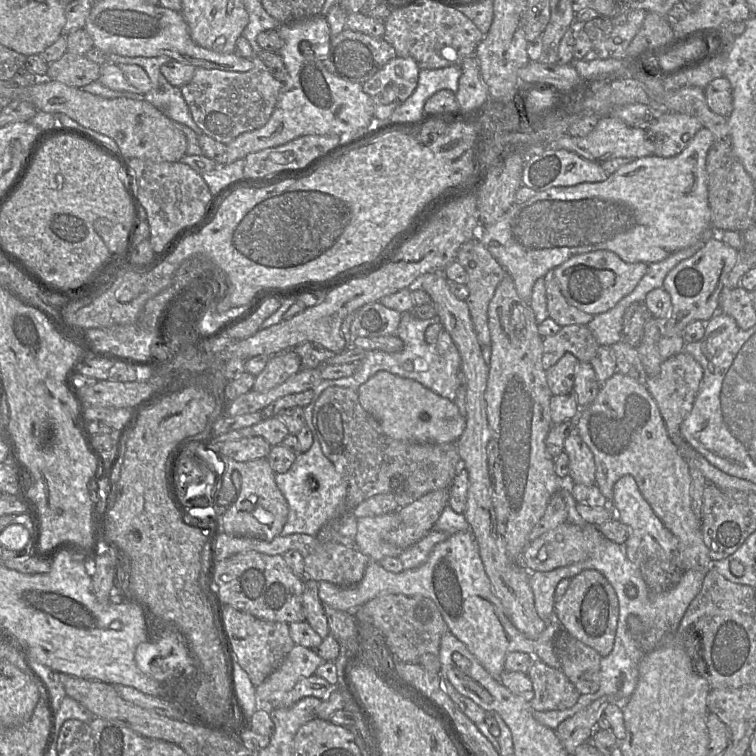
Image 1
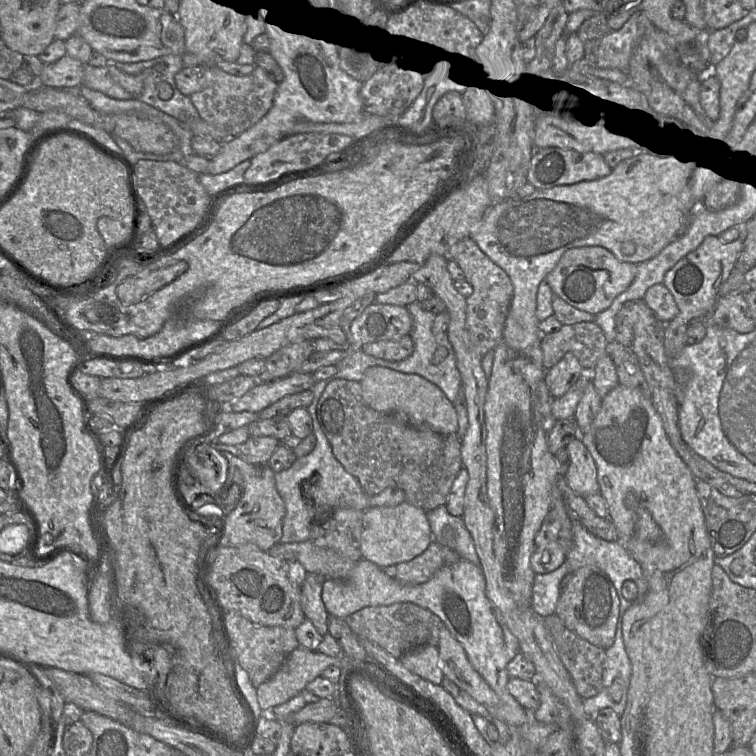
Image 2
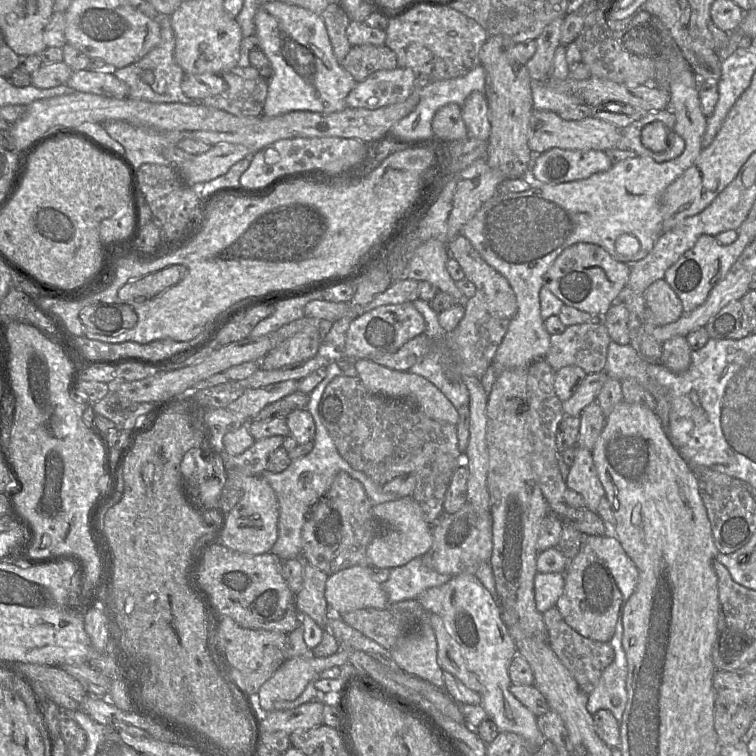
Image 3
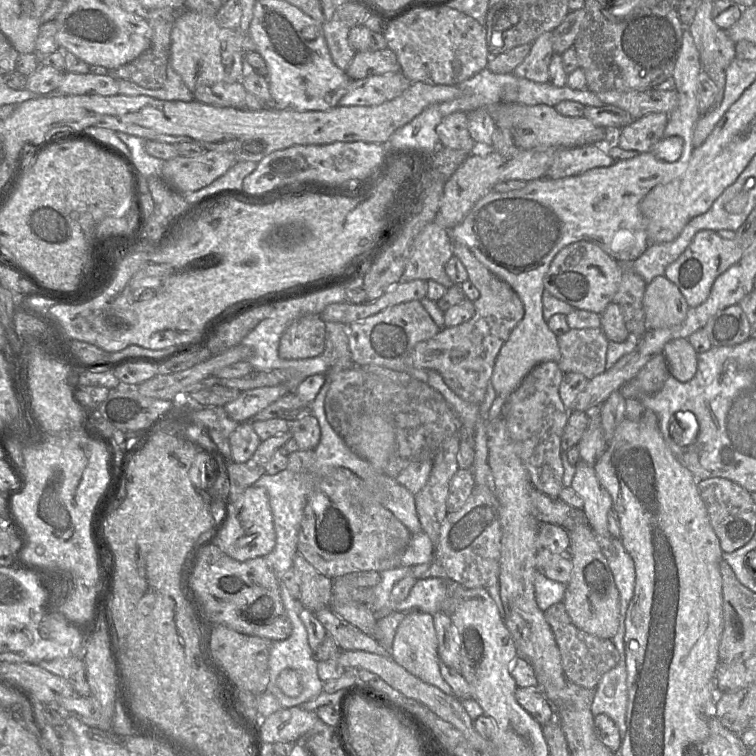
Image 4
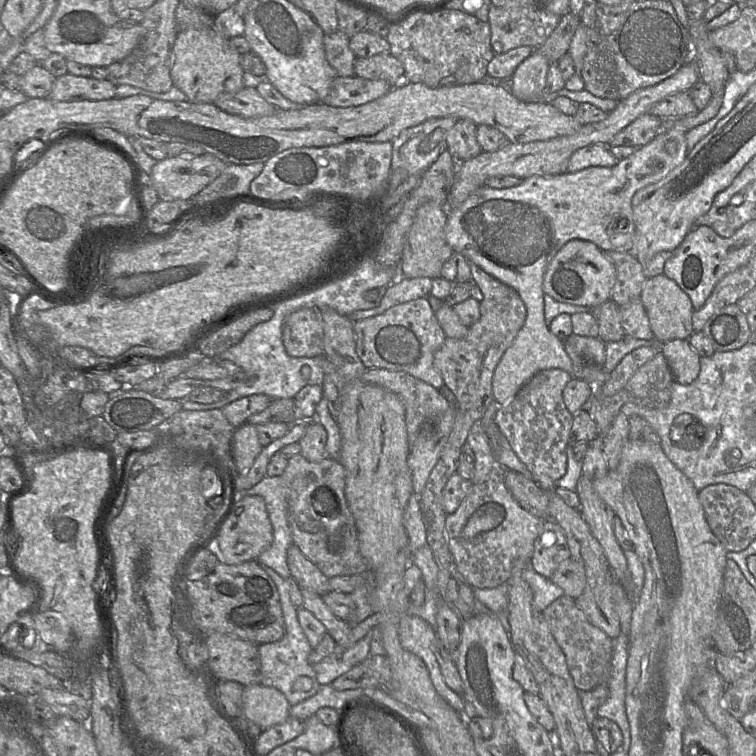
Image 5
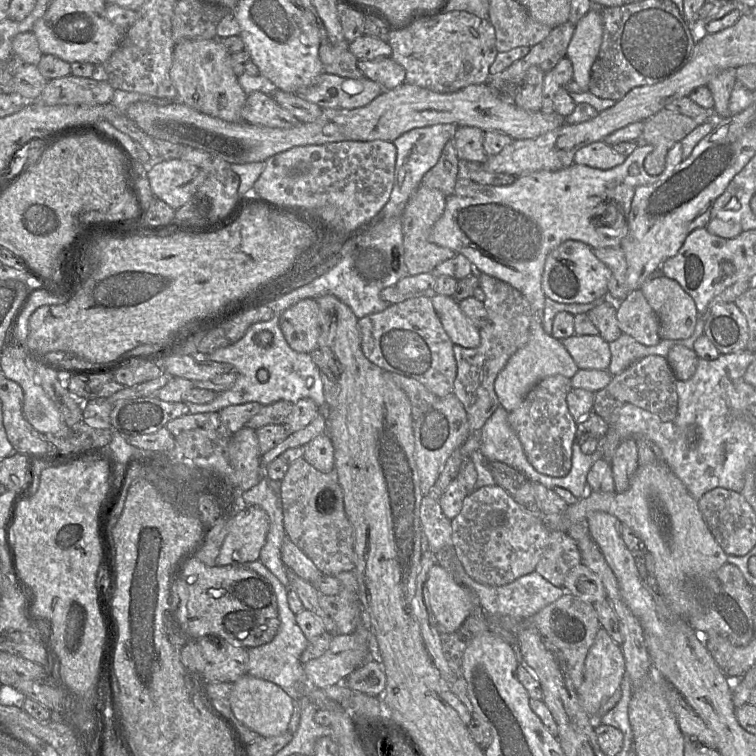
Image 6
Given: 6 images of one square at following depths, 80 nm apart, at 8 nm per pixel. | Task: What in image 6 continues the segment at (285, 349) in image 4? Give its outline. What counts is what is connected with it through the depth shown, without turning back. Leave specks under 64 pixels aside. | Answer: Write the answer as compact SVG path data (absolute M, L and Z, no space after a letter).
M302 299L284 310L280 315L280 328L296 352L311 353L318 348L321 327L317 299Z

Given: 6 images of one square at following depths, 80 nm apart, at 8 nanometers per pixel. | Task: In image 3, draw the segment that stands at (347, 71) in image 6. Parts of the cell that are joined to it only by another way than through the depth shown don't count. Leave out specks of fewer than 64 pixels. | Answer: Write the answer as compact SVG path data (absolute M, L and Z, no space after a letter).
M337 3L329 4L321 16L324 19L334 54L341 64L352 47L346 36L350 17Z

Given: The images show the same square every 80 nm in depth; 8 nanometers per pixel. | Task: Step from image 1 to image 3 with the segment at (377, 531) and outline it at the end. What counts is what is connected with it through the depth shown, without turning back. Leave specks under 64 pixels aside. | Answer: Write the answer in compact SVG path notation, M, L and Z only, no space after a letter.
M412 497L385 502L372 508L380 530L367 548L367 557L373 568L396 568L412 559L424 556L433 544L433 528L425 519L420 504Z

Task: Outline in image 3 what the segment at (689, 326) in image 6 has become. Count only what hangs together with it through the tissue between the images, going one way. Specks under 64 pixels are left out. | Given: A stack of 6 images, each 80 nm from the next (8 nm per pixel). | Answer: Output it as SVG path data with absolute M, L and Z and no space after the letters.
M664 278L653 282L644 298L657 326L675 322L684 314L681 300Z

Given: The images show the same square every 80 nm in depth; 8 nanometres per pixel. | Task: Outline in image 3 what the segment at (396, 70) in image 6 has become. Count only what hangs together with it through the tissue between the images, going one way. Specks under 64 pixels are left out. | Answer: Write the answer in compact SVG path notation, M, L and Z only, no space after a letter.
M365 44L352 46L341 65L359 83L374 72L396 69L398 58L386 45Z

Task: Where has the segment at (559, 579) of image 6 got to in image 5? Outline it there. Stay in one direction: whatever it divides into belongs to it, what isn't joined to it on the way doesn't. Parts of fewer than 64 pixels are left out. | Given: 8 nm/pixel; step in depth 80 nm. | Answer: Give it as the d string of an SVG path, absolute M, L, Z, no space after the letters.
M544 520L542 530L534 542L530 566L551 580L558 566L571 558L570 548L563 529L553 520Z

